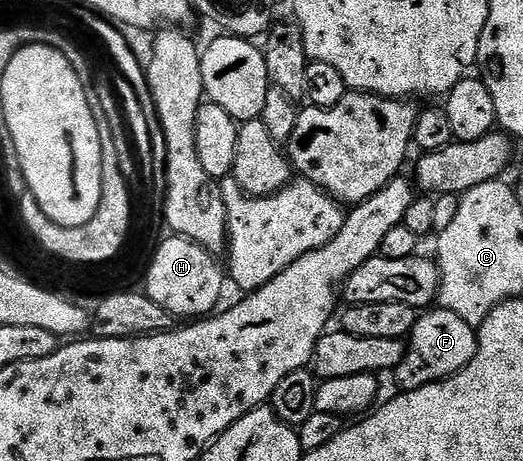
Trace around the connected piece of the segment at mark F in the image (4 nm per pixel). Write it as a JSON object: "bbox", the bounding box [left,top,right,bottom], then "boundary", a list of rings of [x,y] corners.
{"bbox":[395,308,477,391],"boundary":[[[429,308],[418,317],[410,332],[405,355],[395,371],[402,391],[418,390],[442,378],[450,378],[465,367],[477,351],[477,330],[455,312],[440,308]]]}

